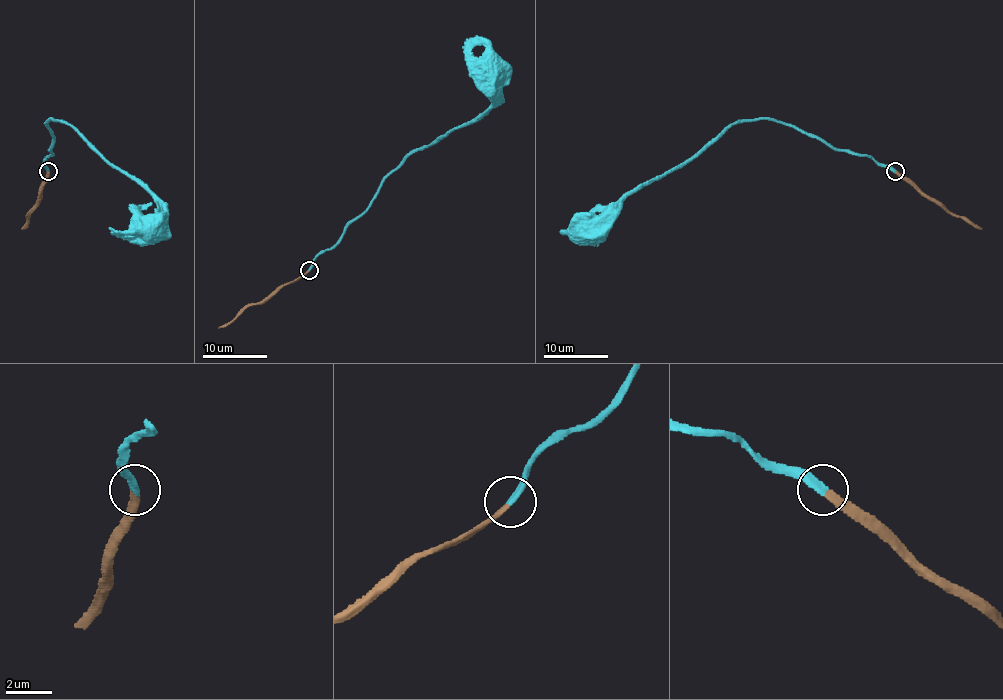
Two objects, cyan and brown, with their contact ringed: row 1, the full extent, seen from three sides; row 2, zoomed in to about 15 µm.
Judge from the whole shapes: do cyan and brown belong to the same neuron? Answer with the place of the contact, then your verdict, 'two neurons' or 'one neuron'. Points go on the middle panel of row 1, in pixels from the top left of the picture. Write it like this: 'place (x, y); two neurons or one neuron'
place (309, 270); one neuron

